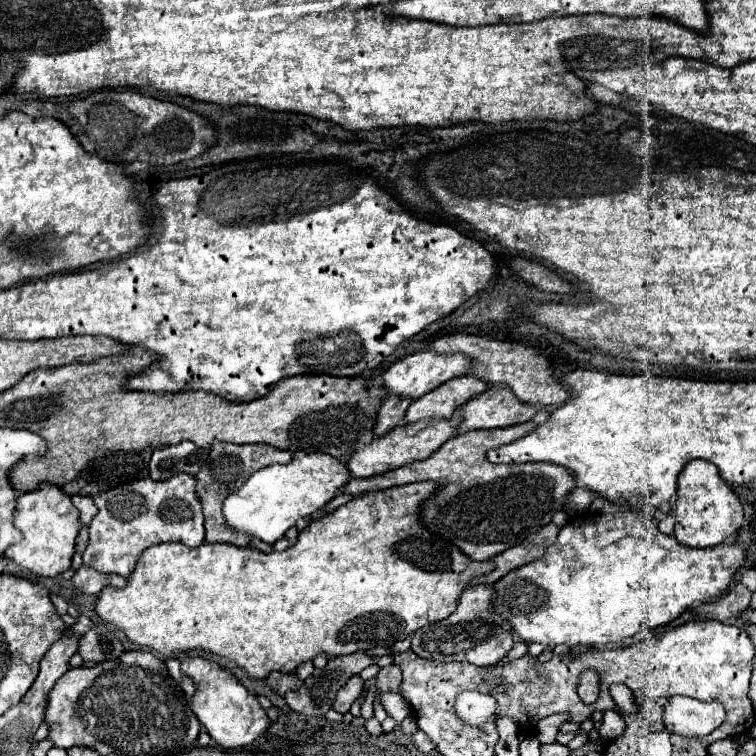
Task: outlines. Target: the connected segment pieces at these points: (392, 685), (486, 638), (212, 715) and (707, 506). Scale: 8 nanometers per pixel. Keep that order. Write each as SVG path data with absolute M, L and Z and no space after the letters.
M390 664L390 666L386 666L386 668L382 668L378 672L376 686L378 686L378 692L380 694L390 692L390 690L398 692L400 690L400 684L402 684L402 670L396 664Z
M486 584L470 586L448 618L428 624L412 634L412 650L428 660L464 660L476 666L498 664L514 646L512 624L496 616L494 610L494 588Z
M194 656L182 662L182 672L196 680L196 692L190 700L190 708L218 746L226 750L242 748L268 730L270 718L266 716L266 710L260 706L258 698L252 696L228 670L220 668L216 662Z
M692 460L678 476L678 500L676 500L676 526L674 536L680 544L702 548L726 542L740 526L744 518L738 496L720 478L718 468L706 460Z

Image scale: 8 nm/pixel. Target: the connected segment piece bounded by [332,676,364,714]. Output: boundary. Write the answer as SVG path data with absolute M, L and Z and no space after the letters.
M352 676L346 680L346 684L336 692L336 700L334 700L334 710L344 714L350 710L352 702L362 694L362 686L364 686L364 680L360 676Z

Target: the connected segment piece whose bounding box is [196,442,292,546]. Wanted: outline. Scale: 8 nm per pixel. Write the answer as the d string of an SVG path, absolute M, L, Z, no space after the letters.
M214 442L208 454L208 462L202 464L198 472L198 482L196 482L196 494L202 502L202 512L204 512L204 526L206 526L206 542L230 542L236 546L250 546L250 536L248 534L234 534L228 524L224 522L222 516L222 502L236 492L250 474L256 470L270 466L270 464L286 464L292 460L290 450L276 450L268 444L248 444L248 446L238 446L238 444L228 444L228 442Z

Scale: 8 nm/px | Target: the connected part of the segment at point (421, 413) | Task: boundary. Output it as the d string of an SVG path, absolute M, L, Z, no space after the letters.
M472 374L448 380L432 392L414 400L406 412L404 422L412 424L424 418L450 418L456 408L464 406L470 398L482 394L486 388L488 384Z

